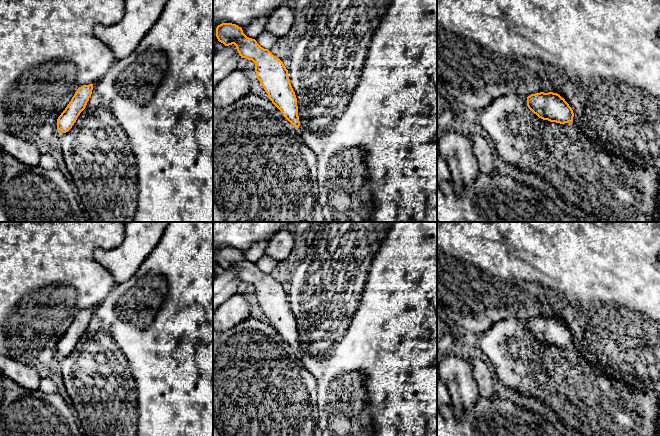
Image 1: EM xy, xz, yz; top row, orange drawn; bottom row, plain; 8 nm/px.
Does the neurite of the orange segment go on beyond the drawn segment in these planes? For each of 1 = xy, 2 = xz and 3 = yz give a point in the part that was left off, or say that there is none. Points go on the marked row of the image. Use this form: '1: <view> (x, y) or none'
1: none
2: none
3: none

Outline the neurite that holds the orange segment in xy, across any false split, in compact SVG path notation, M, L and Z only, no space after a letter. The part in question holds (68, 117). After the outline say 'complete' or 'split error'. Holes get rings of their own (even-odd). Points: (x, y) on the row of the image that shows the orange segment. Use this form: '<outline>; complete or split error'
M93 84L83 85L77 89L71 101L57 119L57 130L66 133L72 128L80 113L85 109L92 90Z; complete

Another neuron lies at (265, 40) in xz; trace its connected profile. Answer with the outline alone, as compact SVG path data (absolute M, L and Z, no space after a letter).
M263 31L258 36L256 41L262 48L269 50L272 47L275 39L276 38L272 34Z

